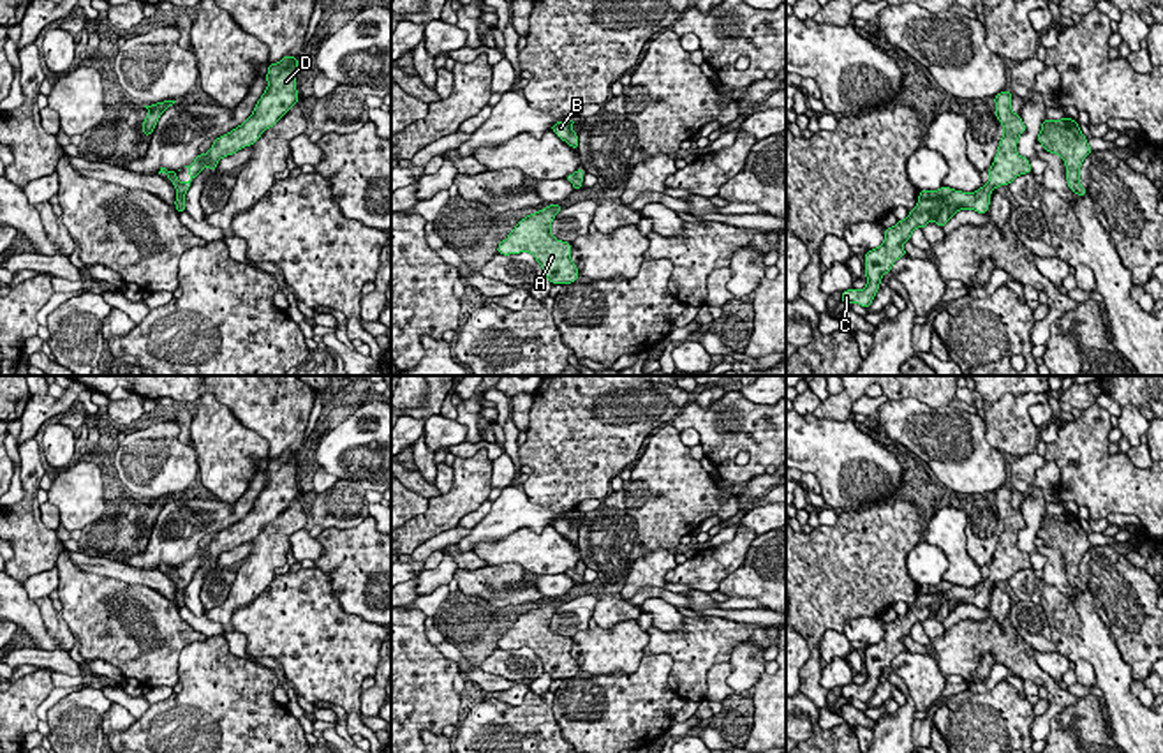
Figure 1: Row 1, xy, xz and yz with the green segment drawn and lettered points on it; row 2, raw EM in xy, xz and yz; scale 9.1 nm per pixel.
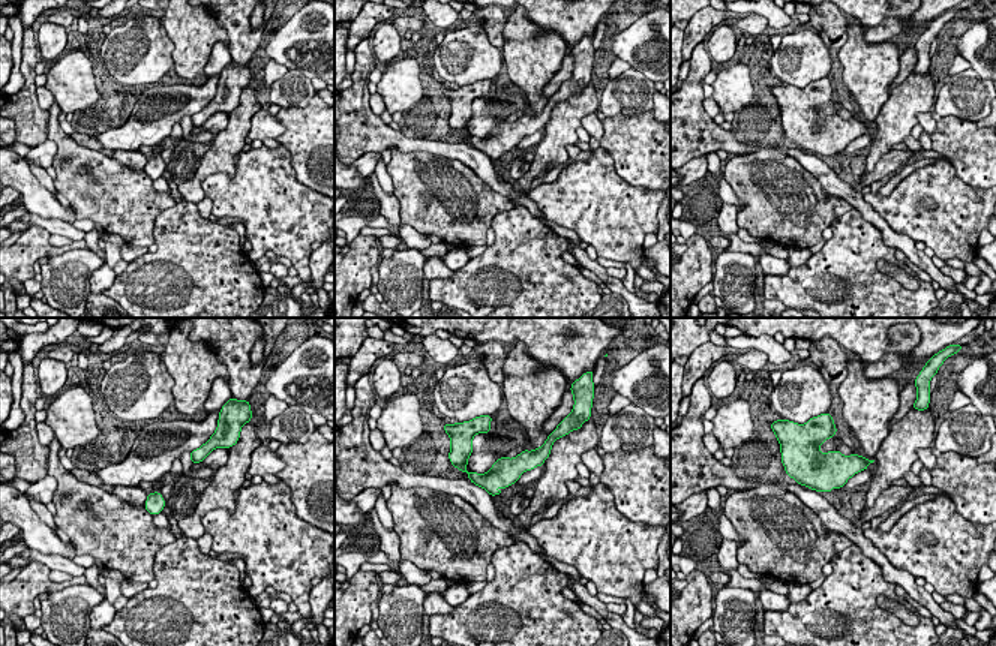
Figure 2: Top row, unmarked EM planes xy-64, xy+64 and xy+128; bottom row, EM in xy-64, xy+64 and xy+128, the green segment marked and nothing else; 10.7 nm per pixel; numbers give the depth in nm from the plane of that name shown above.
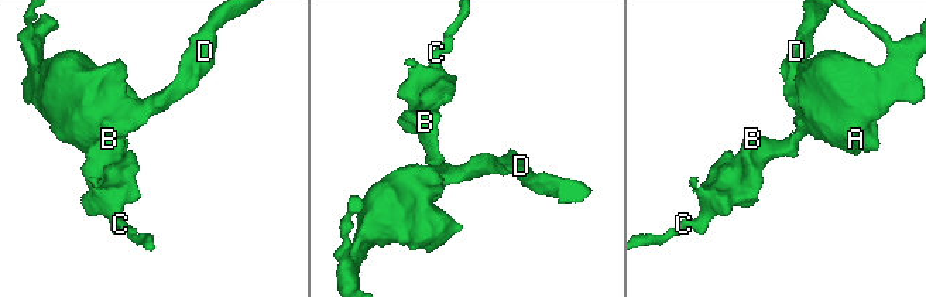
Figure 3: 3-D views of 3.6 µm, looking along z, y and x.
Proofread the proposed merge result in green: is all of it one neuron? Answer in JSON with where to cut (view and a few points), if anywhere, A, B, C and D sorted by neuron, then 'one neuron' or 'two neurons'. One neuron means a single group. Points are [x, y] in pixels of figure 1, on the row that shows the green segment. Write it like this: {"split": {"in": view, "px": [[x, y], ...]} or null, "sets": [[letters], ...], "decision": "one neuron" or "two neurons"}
{"split": null, "sets": [["A", "B", "C", "D"]], "decision": "one neuron"}

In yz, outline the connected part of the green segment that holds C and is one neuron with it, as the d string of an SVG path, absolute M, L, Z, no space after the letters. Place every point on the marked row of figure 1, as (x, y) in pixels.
M1008 90L994 95L994 113L1003 123L1003 139L999 141L997 153L989 168L987 185L982 185L971 194L944 185L937 190L920 190L918 203L909 215L885 229L885 240L878 249L865 252L867 286L860 291L842 291L841 302L858 303L867 309L879 289L883 275L892 272L892 265L899 257L907 256L904 243L911 240L911 233L916 227L923 229L930 220L943 227L960 210L989 213L992 190L999 185L1010 185L1020 175L1031 173L1029 159L1017 153L1019 136L1026 132L1026 125L1022 116L1011 111L1011 97L1013 95Z

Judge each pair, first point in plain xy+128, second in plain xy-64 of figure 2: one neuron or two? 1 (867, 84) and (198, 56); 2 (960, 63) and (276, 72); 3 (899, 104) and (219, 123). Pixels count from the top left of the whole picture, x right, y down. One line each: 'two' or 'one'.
1: one
2: one
3: two

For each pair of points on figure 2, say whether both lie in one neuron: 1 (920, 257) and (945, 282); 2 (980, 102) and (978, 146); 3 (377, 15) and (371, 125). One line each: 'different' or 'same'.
1: same
2: different
3: different

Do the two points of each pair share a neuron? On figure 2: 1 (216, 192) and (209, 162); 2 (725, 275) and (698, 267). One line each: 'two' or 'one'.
1: two
2: two

